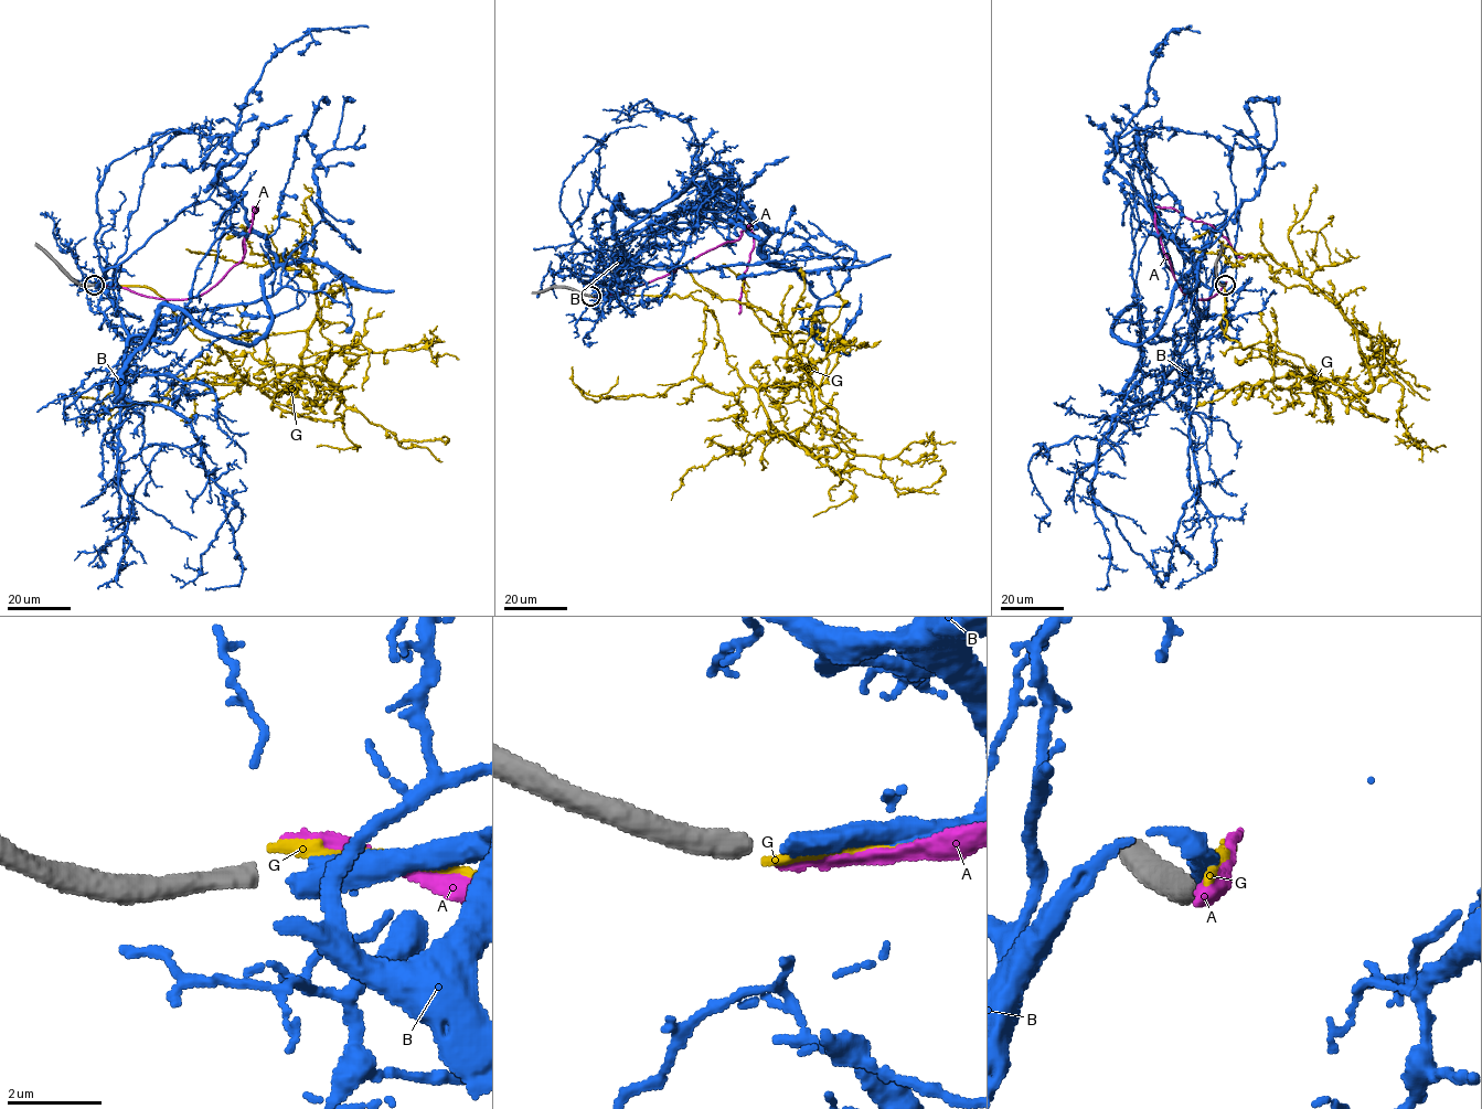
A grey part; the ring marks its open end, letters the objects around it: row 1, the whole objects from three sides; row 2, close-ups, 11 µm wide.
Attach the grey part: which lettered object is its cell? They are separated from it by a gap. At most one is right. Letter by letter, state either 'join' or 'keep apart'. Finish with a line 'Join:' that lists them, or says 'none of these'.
A: keep apart
B: join
G: keep apart
Join: B

